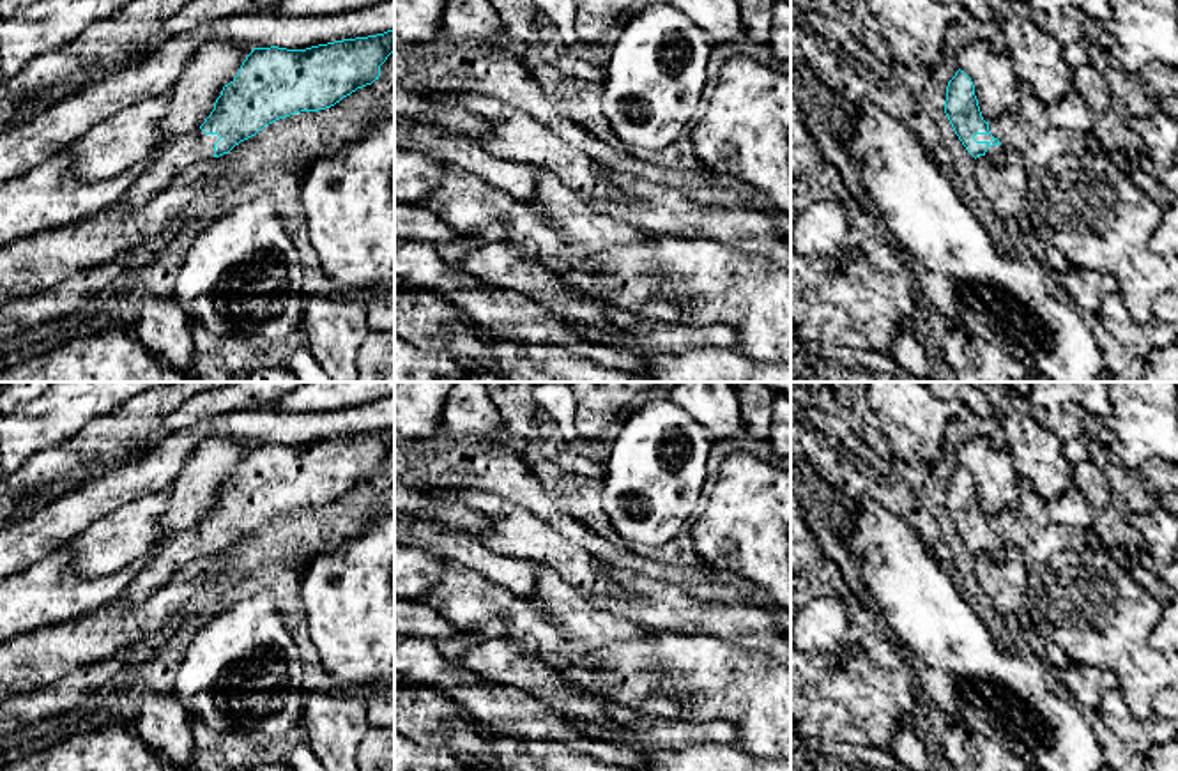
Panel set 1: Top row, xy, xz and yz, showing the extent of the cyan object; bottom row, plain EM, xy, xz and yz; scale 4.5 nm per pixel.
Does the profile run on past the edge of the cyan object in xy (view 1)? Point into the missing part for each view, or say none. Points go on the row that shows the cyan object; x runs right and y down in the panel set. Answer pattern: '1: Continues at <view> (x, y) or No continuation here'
1: Continues at xy (174, 154)

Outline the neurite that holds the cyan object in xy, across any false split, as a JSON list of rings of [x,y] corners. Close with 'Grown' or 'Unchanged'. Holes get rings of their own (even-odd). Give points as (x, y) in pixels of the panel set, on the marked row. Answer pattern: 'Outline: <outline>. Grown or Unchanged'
Outline: [[[394,30],[343,39],[306,50],[253,48],[237,76],[223,87],[214,110],[205,122],[186,133],[164,136],[150,152],[154,159],[136,180],[131,196],[134,205],[147,203],[164,191],[189,166],[228,154],[241,141],[255,136],[265,126],[301,111],[318,111],[334,106],[357,88],[371,85],[380,76],[380,65],[394,51]]]. Grown

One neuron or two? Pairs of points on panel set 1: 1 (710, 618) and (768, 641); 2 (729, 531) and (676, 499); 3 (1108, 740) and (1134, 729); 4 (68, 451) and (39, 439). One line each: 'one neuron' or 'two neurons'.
1: one neuron
2: two neurons
3: two neurons
4: two neurons

